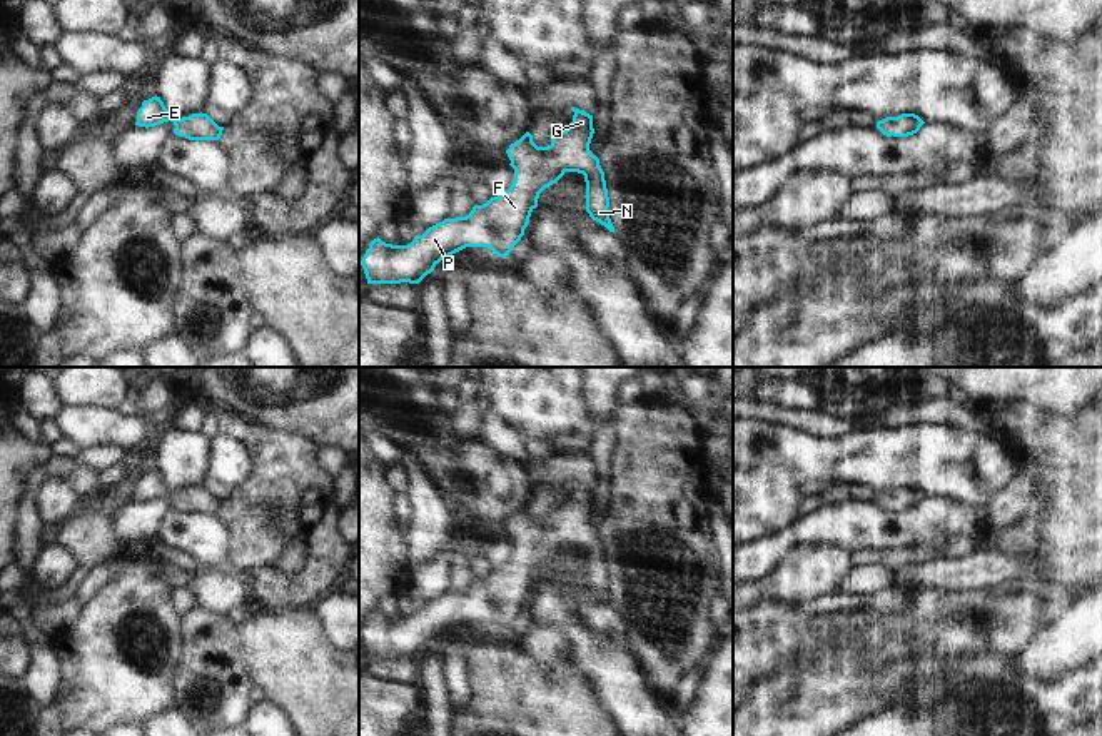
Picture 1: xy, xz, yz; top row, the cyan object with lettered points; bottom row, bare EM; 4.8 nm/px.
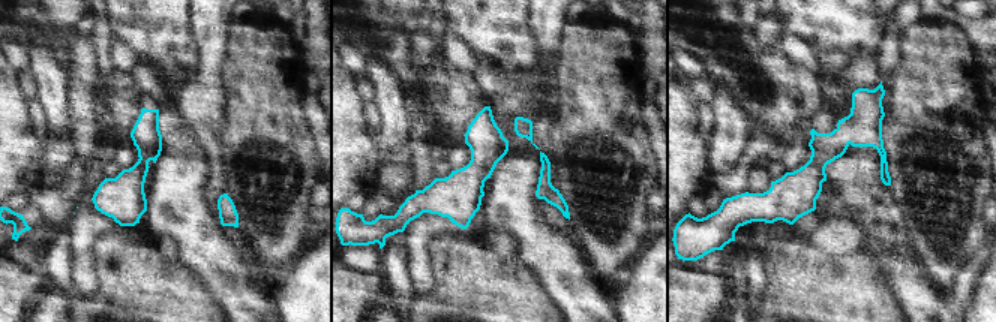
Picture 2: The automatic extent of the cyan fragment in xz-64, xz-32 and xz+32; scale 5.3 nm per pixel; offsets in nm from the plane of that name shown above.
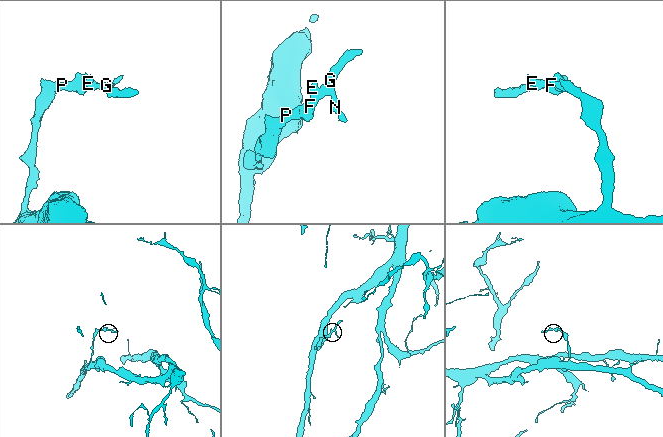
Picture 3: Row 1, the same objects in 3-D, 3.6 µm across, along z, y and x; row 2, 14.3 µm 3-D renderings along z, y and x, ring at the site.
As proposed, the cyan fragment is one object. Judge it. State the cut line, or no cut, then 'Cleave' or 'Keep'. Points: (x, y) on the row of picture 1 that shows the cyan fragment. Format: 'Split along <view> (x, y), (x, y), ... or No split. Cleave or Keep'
No split. Keep.

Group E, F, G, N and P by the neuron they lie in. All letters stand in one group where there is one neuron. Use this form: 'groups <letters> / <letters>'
groups E F G N P

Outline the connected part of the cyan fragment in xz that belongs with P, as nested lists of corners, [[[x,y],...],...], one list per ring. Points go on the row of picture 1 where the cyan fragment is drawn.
[[[574,107],[571,110],[571,125],[551,137],[548,147],[538,147],[529,132],[509,145],[506,154],[514,182],[501,195],[474,205],[466,217],[444,219],[407,245],[374,239],[361,260],[367,284],[419,284],[441,260],[466,247],[488,247],[498,257],[509,255],[524,235],[539,194],[566,172],[584,175],[586,212],[614,232],[604,172],[589,150],[593,115]]]

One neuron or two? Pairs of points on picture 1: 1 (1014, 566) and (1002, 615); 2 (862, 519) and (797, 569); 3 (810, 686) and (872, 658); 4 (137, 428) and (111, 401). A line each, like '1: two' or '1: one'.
1: two
2: two
3: one
4: two

